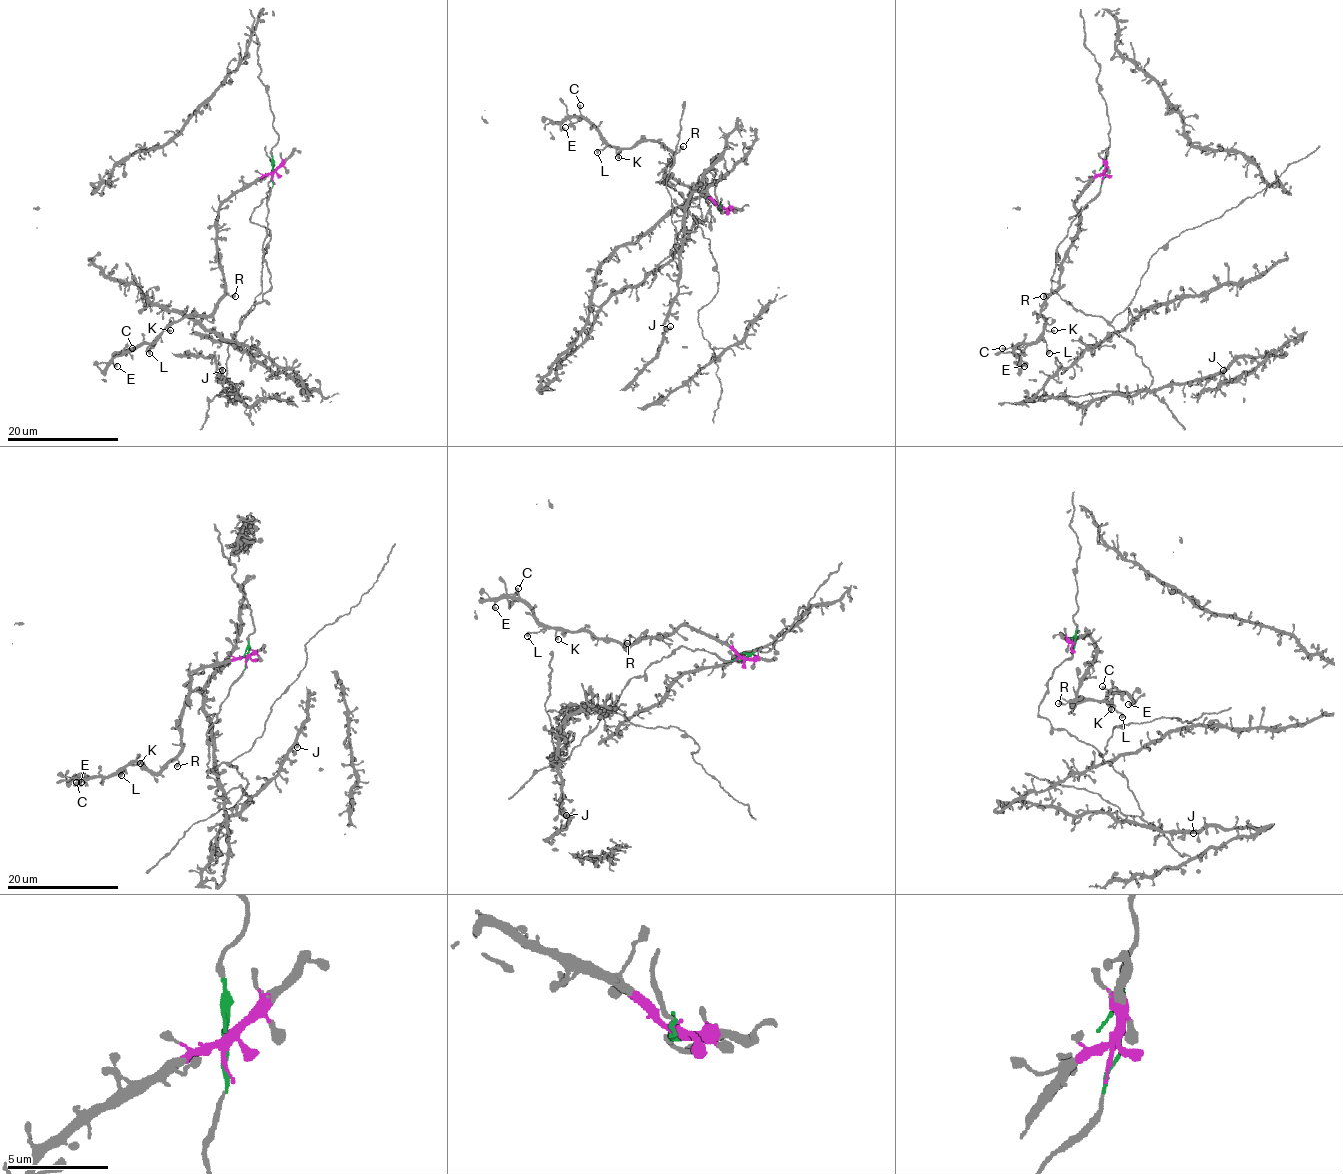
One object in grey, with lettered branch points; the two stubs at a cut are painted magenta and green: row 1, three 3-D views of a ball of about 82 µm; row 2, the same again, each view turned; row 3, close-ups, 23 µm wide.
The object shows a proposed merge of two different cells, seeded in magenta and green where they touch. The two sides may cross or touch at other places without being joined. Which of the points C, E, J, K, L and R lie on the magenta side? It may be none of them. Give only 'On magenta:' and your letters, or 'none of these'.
On magenta: C, E, K, L, R

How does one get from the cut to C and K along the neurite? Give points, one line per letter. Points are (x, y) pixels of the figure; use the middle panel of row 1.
C: (719, 208), (703, 194), (668, 179), (665, 181), (672, 155), (657, 141), (614, 148), (580, 113), (580, 105)
K: (719, 208), (703, 194), (665, 181), (672, 155), (657, 141), (616, 148), (618, 158)

